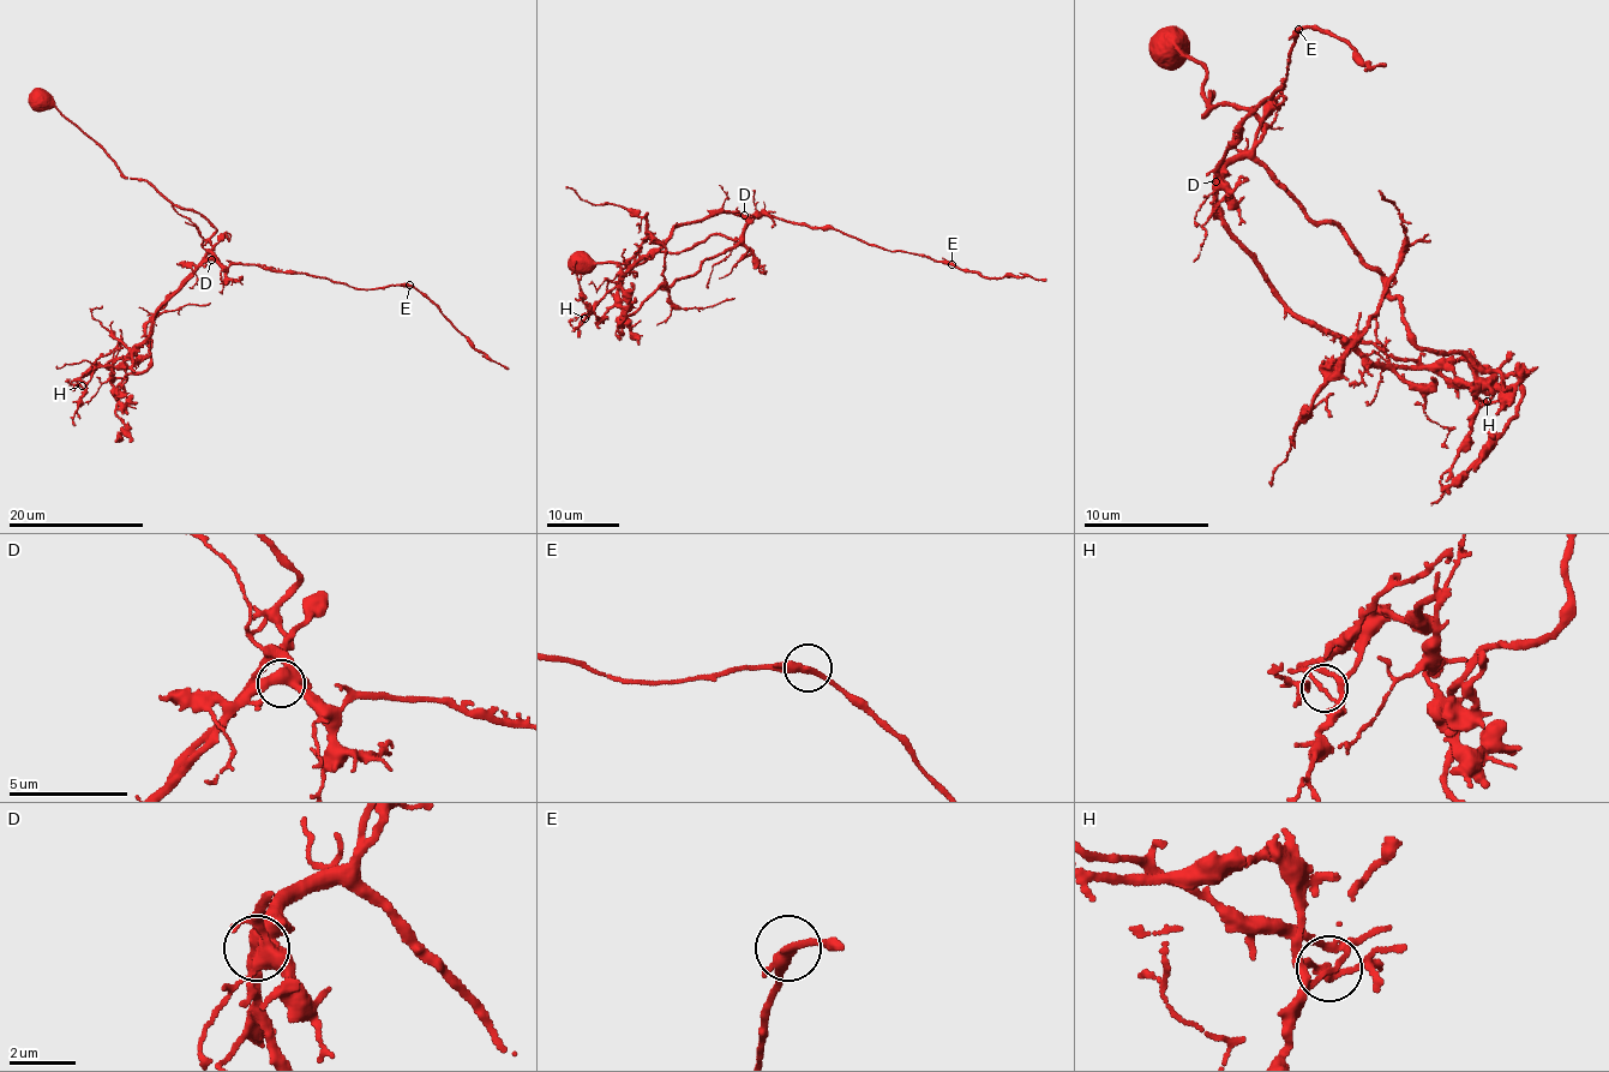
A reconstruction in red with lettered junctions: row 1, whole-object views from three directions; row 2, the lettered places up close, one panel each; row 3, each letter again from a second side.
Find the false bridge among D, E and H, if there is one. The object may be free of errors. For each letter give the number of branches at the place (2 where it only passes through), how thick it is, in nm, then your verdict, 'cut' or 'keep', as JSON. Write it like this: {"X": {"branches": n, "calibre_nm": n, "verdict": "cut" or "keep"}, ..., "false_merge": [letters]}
{"D": {"branches": 3, "calibre_nm": 400, "verdict": "keep"}, "E": {"branches": 2, "calibre_nm": 300, "verdict": "keep"}, "H": {"branches": 2, "calibre_nm": 120, "verdict": "cut"}, "false_merge": ["H"]}

